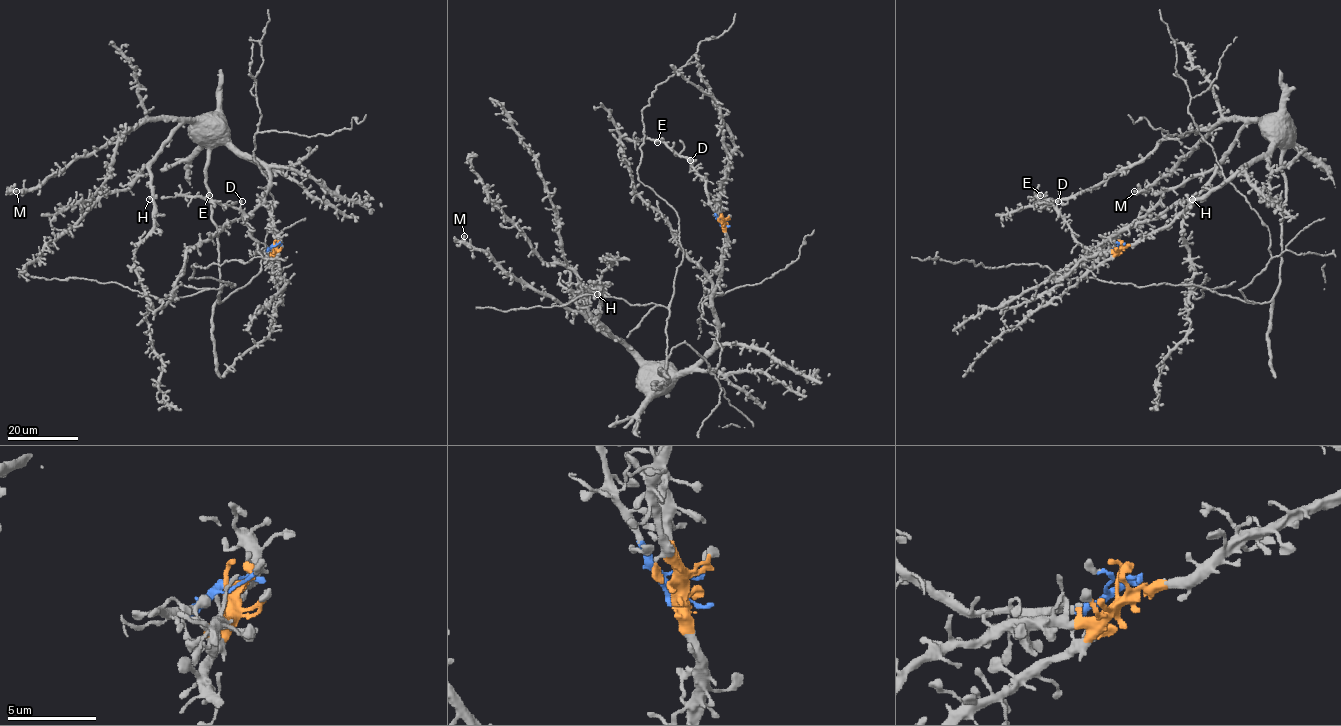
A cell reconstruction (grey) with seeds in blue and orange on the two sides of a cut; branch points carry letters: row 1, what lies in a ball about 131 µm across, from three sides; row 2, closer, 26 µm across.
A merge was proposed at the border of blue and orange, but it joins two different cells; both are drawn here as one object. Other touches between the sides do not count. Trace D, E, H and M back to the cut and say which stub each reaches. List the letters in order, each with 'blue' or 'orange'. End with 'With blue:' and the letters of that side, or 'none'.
D: blue
E: blue
H: orange
M: orange
With blue: D, E

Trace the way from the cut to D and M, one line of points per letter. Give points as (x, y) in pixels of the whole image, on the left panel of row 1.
D: (273, 245), (259, 250), (240, 208), (242, 200)
M: (273, 245), (264, 200), (269, 172), (193, 122), (145, 119), (33, 189), (17, 192)

